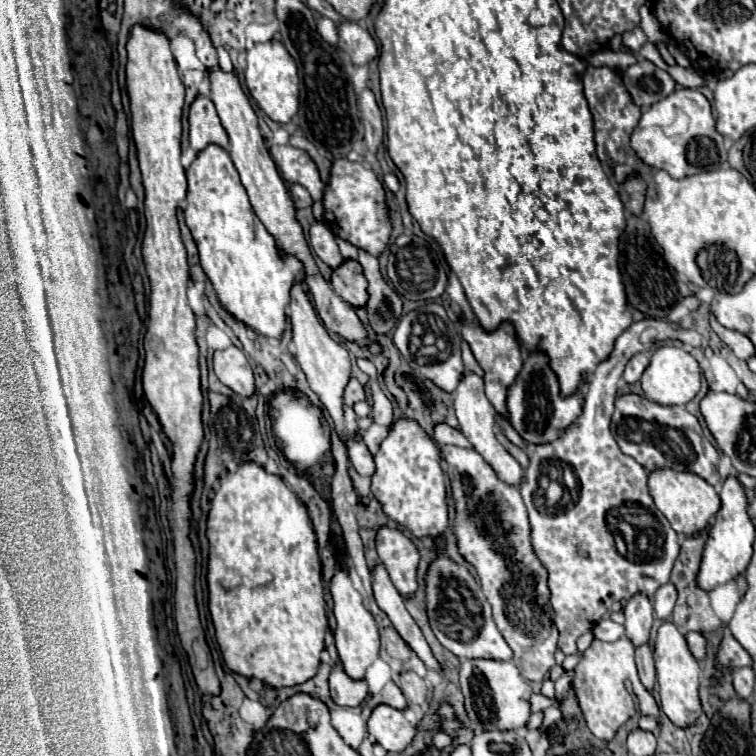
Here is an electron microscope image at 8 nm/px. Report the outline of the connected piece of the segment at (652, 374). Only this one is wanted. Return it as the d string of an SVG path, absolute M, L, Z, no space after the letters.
M662 345L654 349L650 365L646 367L646 373L642 373L640 383L644 395L660 405L686 405L700 391L700 367L698 361L686 349Z

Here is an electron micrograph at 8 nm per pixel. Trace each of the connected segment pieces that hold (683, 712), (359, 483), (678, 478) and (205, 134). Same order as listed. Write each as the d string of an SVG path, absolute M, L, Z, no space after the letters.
M666 621L658 629L658 637L654 643L654 663L656 663L656 677L660 685L660 709L676 727L692 727L696 719L702 715L702 703L698 695L700 687L700 665L688 651L684 635L676 629L672 621Z
M352 465L348 467L348 473L350 473L350 479L352 479L354 489L356 489L356 493L358 493L358 499L360 499L364 505L368 505L368 501L370 501L370 481L362 481L362 477L354 471Z
M656 469L654 473L648 473L648 491L660 509L660 513L670 521L672 529L686 535L700 533L710 517L720 509L720 497L714 491L710 483L706 483L696 473L682 473L674 469Z
M198 95L198 99L190 107L188 121L190 121L190 145L196 153L206 149L206 145L218 145L228 151L226 131L222 129L222 123L218 121L218 113L210 99Z

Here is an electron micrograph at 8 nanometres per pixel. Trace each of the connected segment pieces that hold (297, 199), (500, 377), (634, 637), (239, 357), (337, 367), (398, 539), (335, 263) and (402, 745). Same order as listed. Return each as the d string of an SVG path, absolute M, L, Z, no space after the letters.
M290 185L290 193L292 193L292 201L296 205L296 209L302 209L302 207L312 207L312 197L310 193L302 187L302 185Z
M466 317L460 319L460 331L462 331L462 337L466 339L466 343L470 345L472 353L476 355L476 361L478 365L484 369L484 383L486 383L486 397L488 401L494 405L494 409L508 417L508 411L506 411L506 391L508 387L514 383L518 371L522 369L522 345L514 333L514 327L506 321L506 325L500 325L498 329L494 331L486 331L480 323L472 323L468 321Z
M636 593L624 607L624 615L626 615L626 623L624 623L626 637L630 637L630 641L636 647L648 643L648 635L654 621L652 601L644 593Z
M234 345L214 353L214 373L226 387L230 387L234 393L242 397L250 397L256 393L252 367L246 361L242 349Z
M294 285L292 287L292 301L288 305L288 315L292 321L292 333L294 333L294 351L296 351L296 361L302 367L310 389L318 395L318 399L322 401L322 405L326 407L326 411L330 413L332 421L334 421L334 429L338 433L338 437L342 439L342 443L346 443L346 427L344 427L344 389L350 381L350 355L346 351L346 347L342 347L340 343L336 343L330 333L326 331L326 327L322 325L318 313L314 311L306 291L302 289L302 285Z
M382 527L376 535L376 549L382 565L386 567L394 587L400 595L412 595L416 591L416 571L420 553L414 543L398 529Z
M314 223L310 227L310 247L330 269L338 269L346 261L338 249L334 233L326 225Z
M378 705L372 711L368 731L376 739L376 743L392 753L404 751L416 735L416 729L406 721L404 713L388 705Z

